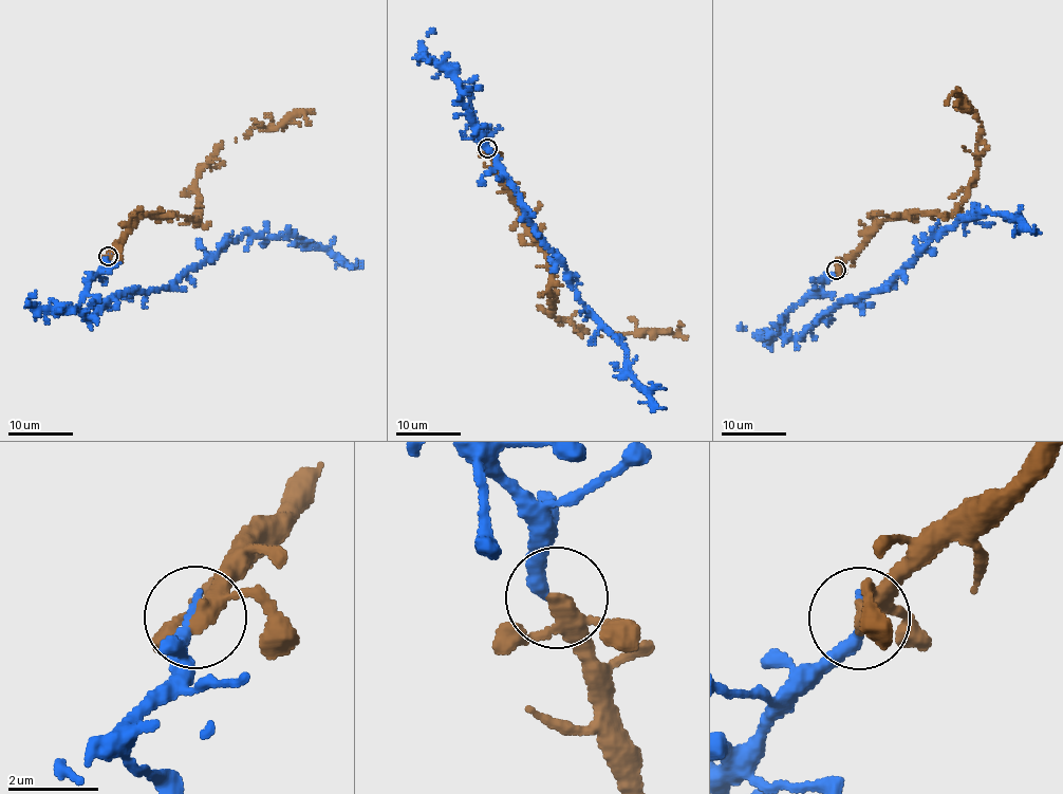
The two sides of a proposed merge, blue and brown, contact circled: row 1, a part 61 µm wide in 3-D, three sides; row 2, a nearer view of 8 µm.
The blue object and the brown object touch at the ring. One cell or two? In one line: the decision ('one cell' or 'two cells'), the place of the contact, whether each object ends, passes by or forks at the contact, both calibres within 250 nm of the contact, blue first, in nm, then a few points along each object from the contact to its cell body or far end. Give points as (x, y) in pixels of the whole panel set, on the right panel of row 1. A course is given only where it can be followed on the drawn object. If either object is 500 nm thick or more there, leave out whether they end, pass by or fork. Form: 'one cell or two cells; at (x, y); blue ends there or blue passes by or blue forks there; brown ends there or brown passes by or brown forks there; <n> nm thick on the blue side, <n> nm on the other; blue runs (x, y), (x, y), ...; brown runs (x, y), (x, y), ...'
one cell; at (836, 270); blue ends there; brown forks there; 300 nm thick on the blue side, 280 nm on the other; blue runs (836, 270), (782, 333), (892, 283), (962, 219), (1005, 213), (1032, 226); brown runs (836, 270), (883, 221), (948, 215), (967, 194), (983, 129), (953, 91), (947, 104)

